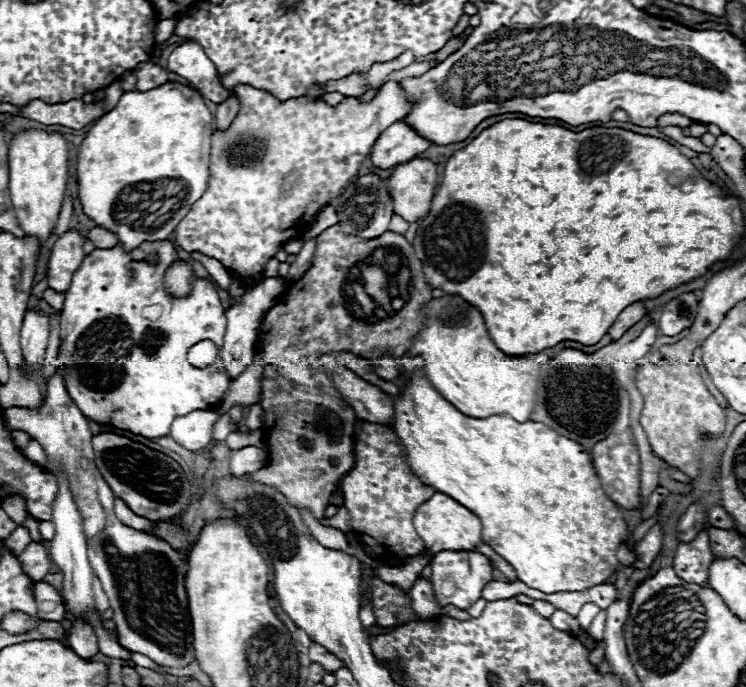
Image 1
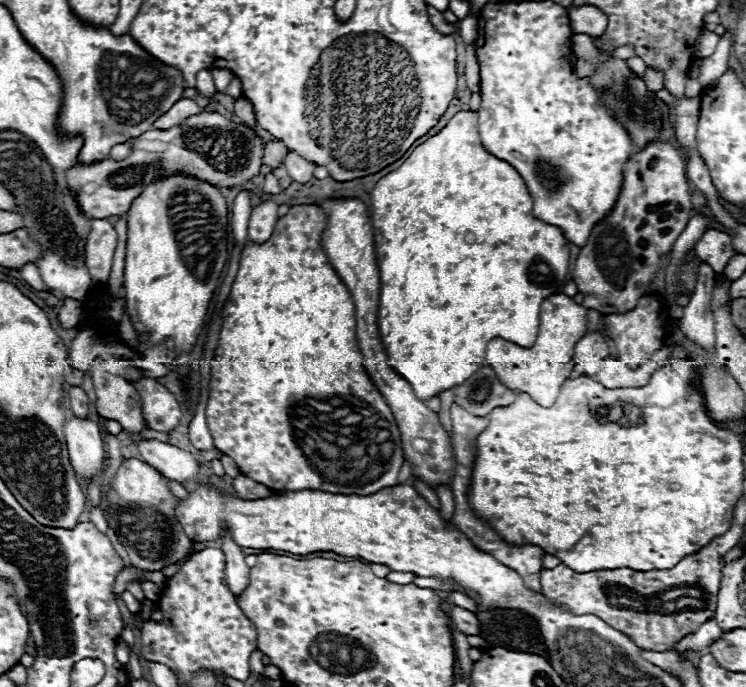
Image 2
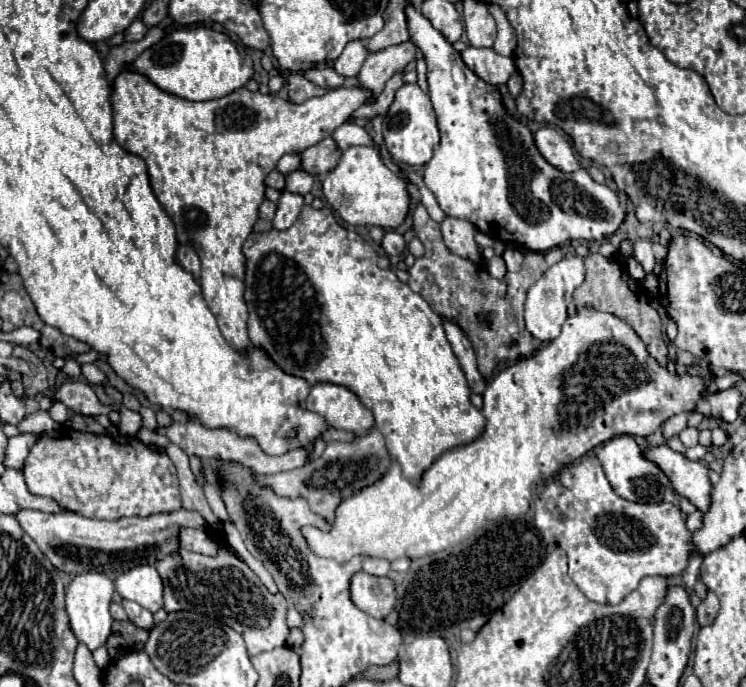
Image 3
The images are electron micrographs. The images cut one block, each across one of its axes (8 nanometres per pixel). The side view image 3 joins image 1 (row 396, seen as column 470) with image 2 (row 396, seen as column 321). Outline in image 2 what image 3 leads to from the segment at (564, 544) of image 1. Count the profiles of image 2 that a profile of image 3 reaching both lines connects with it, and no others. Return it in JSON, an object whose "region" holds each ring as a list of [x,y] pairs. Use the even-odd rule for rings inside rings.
{"region":[[[300,204],[292,206],[286,216],[278,218],[274,226],[274,234],[264,242],[256,244],[252,240],[246,242],[242,256],[240,256],[240,268],[238,274],[232,282],[232,290],[228,300],[224,302],[222,308],[222,330],[218,338],[218,346],[214,350],[212,358],[212,380],[210,380],[210,398],[208,398],[208,408],[206,408],[206,422],[214,440],[214,446],[230,456],[240,472],[244,472],[248,478],[254,478],[256,482],[268,486],[270,490],[286,492],[286,490],[322,490],[322,492],[332,492],[332,494],[360,494],[368,496],[374,494],[382,488],[394,486],[398,482],[398,472],[404,462],[404,452],[402,452],[402,440],[400,440],[400,430],[394,420],[394,414],[374,382],[370,380],[368,372],[364,370],[362,356],[358,350],[358,340],[356,340],[356,316],[354,316],[354,302],[328,262],[322,246],[320,246],[320,234],[326,226],[326,216],[318,206],[312,204]]]}

